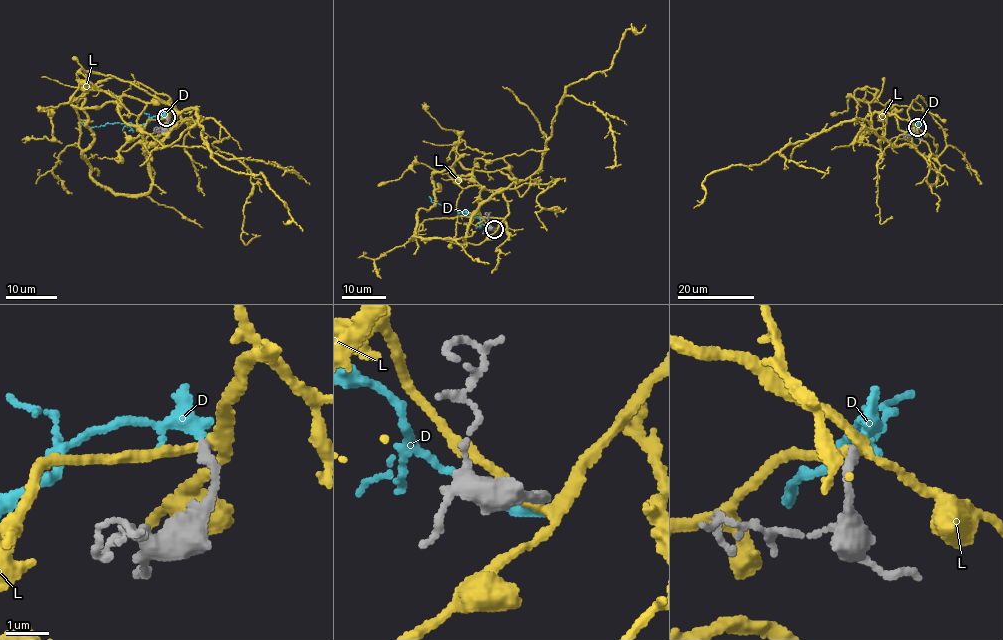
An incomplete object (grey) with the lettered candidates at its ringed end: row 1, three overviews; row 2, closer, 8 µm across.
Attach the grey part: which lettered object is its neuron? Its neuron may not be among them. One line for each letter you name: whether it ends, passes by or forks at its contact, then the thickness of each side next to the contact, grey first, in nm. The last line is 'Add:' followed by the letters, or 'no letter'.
D: It forks there. Thickness 220 nm (grey) against 220 nm
Add: D

